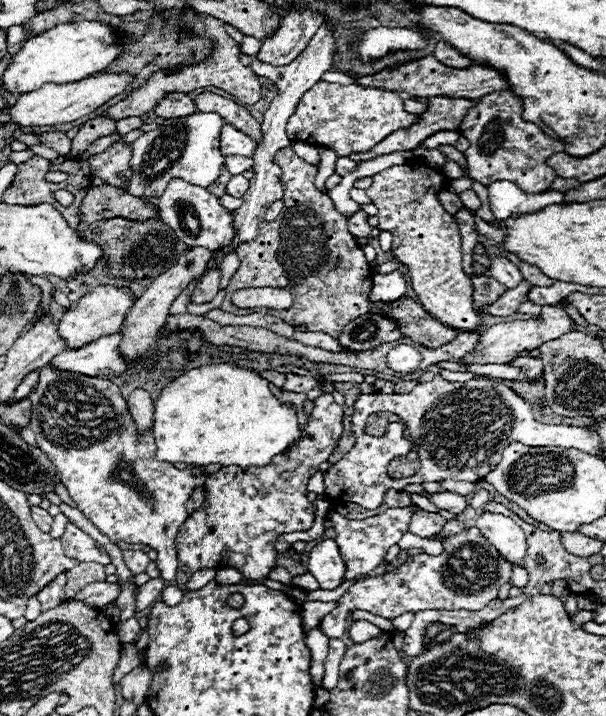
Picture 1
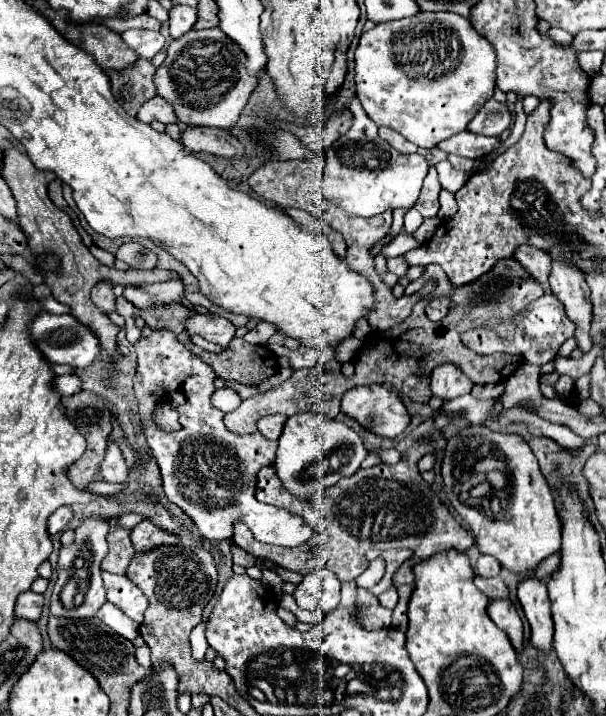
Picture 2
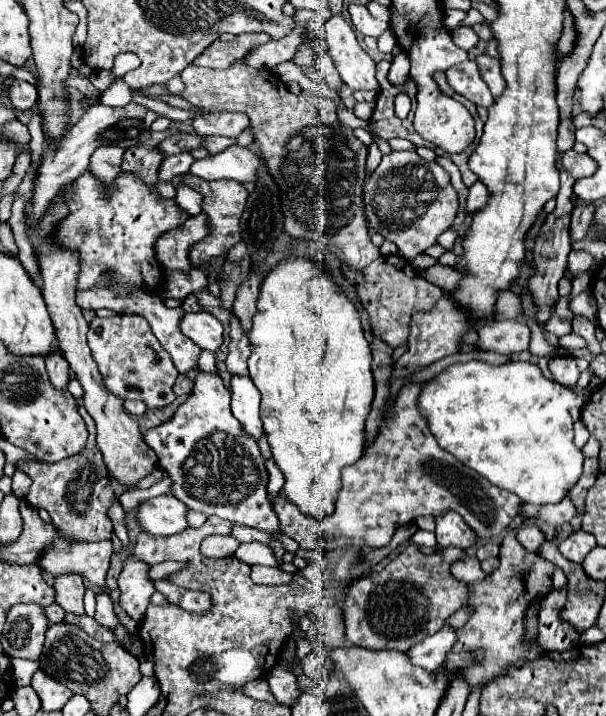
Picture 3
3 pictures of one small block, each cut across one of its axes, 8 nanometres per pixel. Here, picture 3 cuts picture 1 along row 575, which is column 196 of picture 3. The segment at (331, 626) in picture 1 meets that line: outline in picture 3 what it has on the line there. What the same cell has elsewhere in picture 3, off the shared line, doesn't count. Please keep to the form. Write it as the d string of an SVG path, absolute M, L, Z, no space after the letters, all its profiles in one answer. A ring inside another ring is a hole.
M200 372L196 378L194 392L190 398L178 406L172 420L168 420L162 426L152 428L146 432L144 440L156 450L158 466L162 466L168 476L172 478L172 494L182 500L190 510L202 512L206 516L220 516L224 520L236 522L240 526L258 528L262 532L268 532L272 536L280 536L280 524L276 514L272 512L272 506L268 502L266 484L268 484L268 472L264 466L264 458L260 454L260 448L252 436L244 430L244 426L232 416L230 410L230 392L222 384L222 378L218 374L210 376Z

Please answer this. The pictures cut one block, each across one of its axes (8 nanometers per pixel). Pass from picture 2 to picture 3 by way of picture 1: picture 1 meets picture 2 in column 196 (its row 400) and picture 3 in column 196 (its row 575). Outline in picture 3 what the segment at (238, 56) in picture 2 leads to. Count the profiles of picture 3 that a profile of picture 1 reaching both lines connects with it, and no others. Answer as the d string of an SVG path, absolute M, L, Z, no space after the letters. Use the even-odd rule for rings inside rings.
M230 146L224 152L196 160L190 166L190 174L208 182L236 180L244 184L244 182L256 182L258 166L260 166L260 158L254 154L254 150L242 146Z

